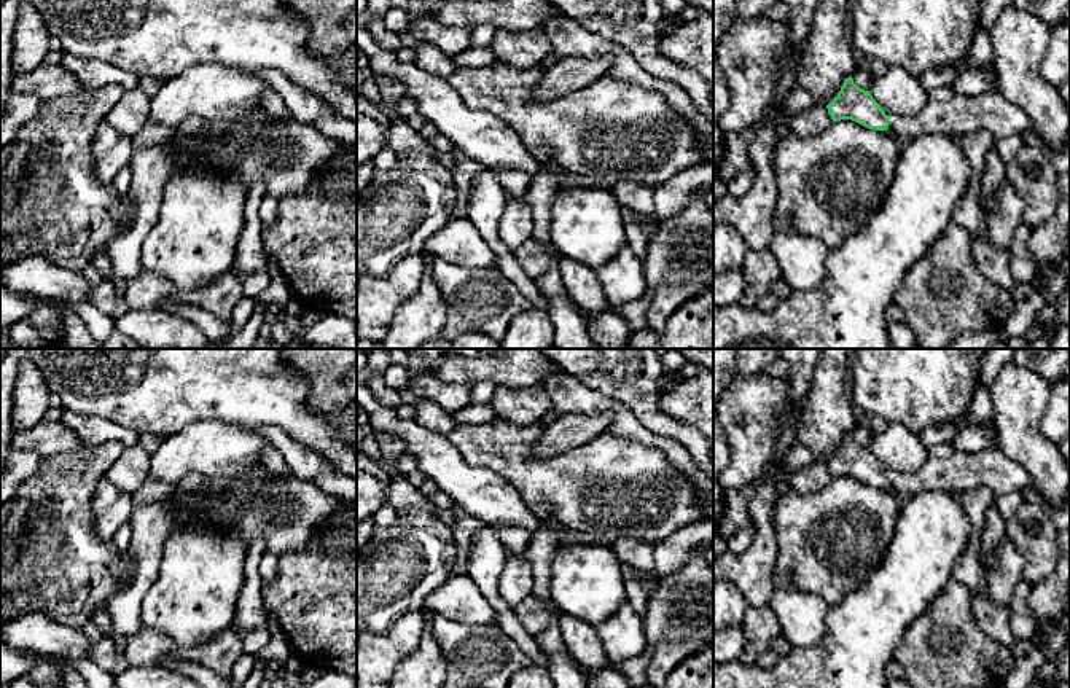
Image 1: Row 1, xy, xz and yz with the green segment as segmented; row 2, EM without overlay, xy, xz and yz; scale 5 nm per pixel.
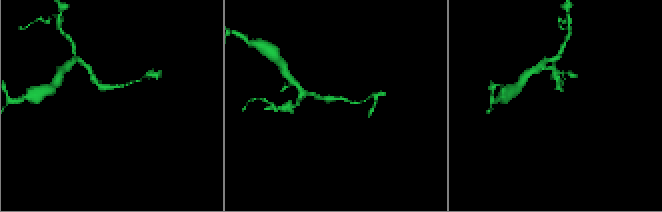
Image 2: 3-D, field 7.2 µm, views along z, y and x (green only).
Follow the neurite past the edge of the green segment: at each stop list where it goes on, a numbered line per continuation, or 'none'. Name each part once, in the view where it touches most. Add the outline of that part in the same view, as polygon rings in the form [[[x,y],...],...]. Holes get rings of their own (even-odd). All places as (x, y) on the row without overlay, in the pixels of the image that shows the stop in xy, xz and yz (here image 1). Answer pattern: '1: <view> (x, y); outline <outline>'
1: yz (991, 469); outline [[[994,449],[954,451],[949,457],[928,455],[916,475],[888,473],[887,484],[901,502],[922,491],[963,492],[979,486],[989,487],[994,495],[1035,489],[1022,465]]]

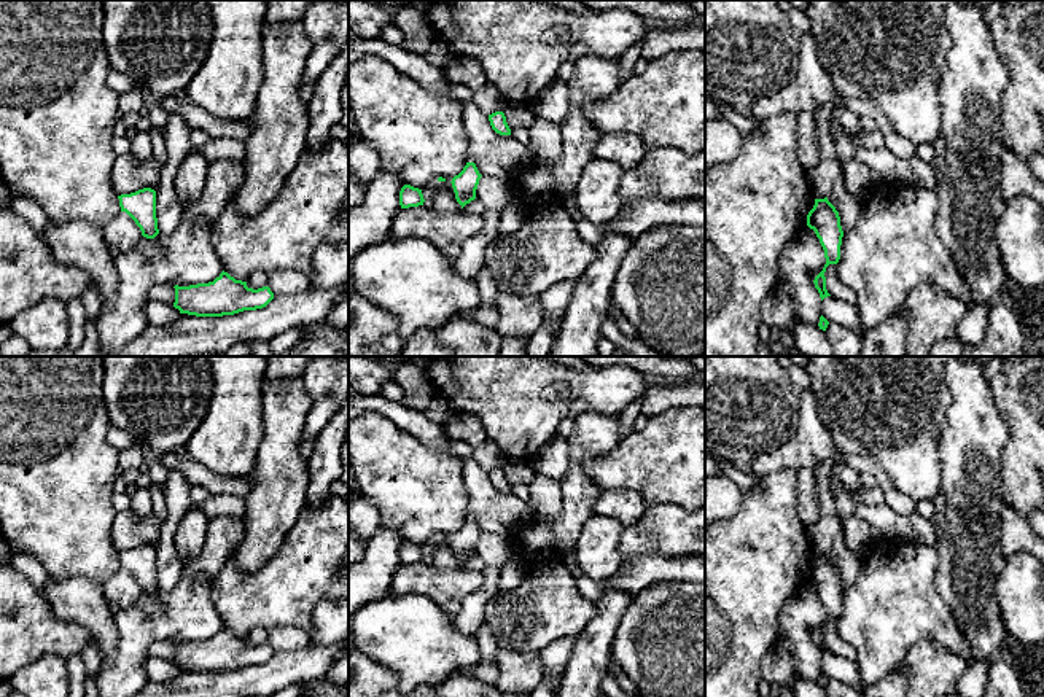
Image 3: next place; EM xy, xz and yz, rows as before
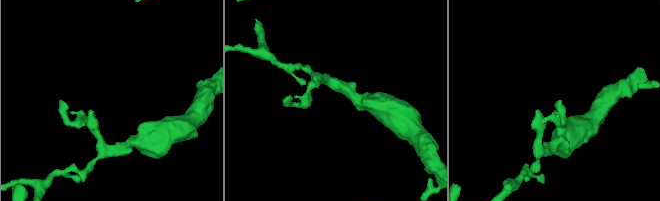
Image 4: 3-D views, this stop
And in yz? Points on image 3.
none

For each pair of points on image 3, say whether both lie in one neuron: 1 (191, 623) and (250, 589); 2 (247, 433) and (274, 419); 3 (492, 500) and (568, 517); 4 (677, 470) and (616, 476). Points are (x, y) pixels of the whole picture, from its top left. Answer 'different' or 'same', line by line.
1: different
2: different
3: different
4: same

